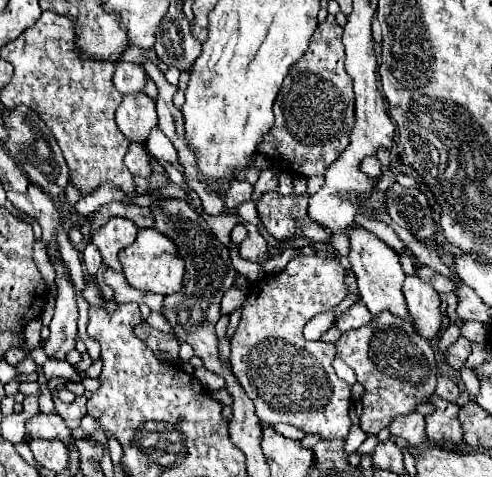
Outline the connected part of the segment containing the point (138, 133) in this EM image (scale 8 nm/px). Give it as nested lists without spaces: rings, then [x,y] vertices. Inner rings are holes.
[[[145,93],[123,95],[121,105],[117,107],[117,125],[131,139],[145,143],[147,135],[153,127],[157,127],[157,111],[155,101]]]

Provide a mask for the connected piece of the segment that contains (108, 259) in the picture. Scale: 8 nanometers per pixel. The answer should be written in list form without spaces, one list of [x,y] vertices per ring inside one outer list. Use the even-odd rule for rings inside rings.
[[[111,217],[101,229],[97,229],[91,237],[103,255],[103,263],[115,271],[121,271],[121,263],[117,253],[131,245],[137,237],[137,225],[125,217]]]

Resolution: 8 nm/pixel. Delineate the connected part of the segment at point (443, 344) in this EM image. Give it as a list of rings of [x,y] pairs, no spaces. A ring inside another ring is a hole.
[[[451,323],[440,338],[439,351],[444,354],[459,336],[460,328],[455,323]]]

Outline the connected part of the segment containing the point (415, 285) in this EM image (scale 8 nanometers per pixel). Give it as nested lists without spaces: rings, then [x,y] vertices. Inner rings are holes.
[[[407,275],[403,283],[403,295],[409,307],[411,319],[415,319],[413,327],[417,327],[417,333],[421,337],[431,341],[441,327],[439,293],[431,285],[423,283],[417,275]]]

